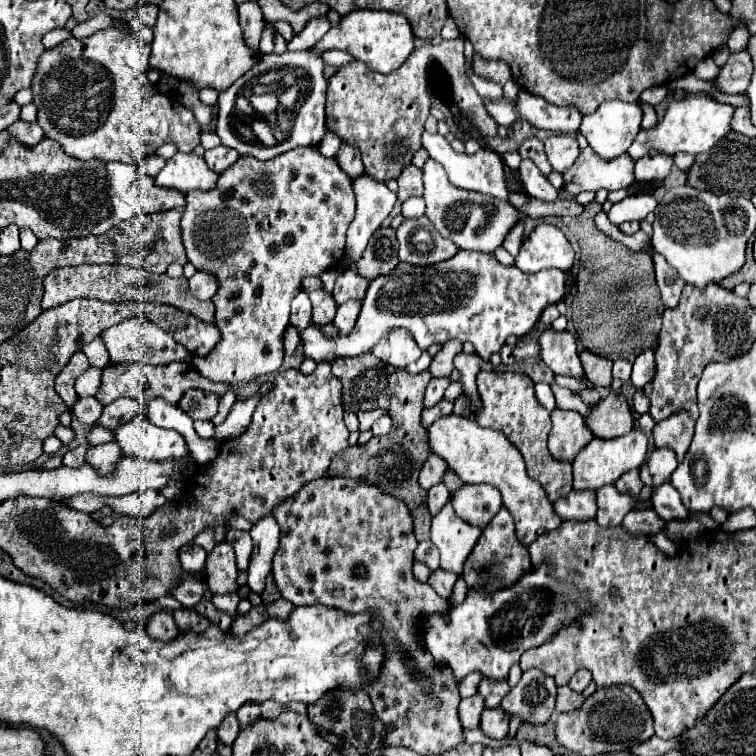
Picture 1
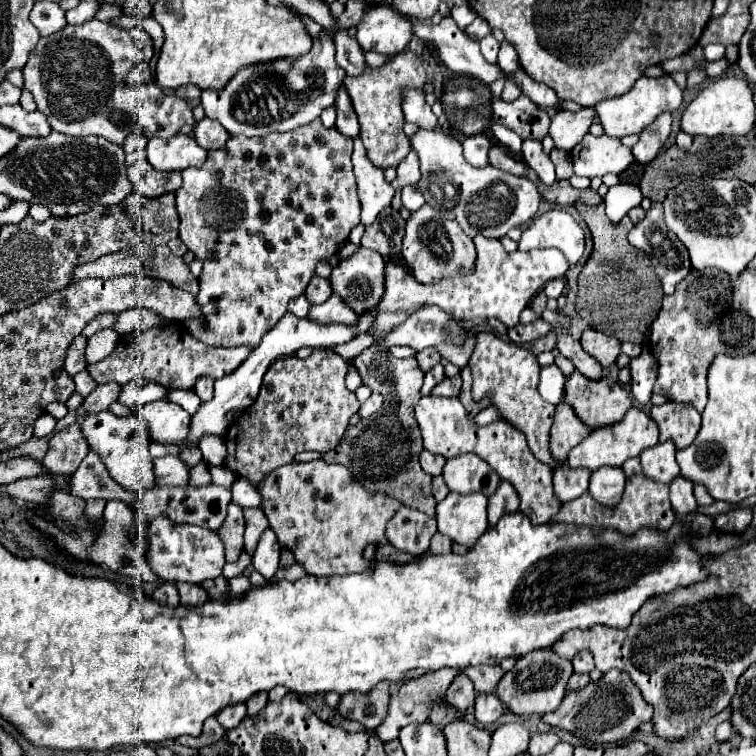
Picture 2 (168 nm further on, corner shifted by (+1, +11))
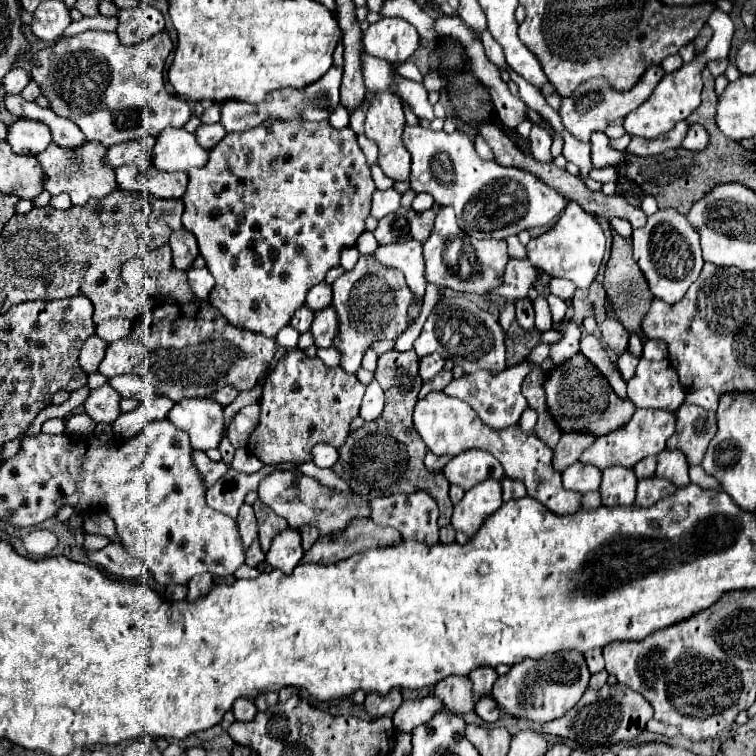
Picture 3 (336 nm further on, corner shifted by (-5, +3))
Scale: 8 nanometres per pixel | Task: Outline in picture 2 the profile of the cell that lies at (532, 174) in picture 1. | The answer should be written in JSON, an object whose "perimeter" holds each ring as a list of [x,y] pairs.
{"perimeter":[[[526,140],[522,144],[522,156],[524,162],[538,174],[538,178],[546,184],[552,186],[556,182],[554,176],[554,164],[550,162],[550,158],[542,152],[542,144],[536,144],[534,140]]]}

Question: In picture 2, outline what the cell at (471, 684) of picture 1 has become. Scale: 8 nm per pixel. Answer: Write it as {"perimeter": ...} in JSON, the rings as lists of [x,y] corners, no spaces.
{"perimeter":[[[444,668],[444,670],[440,670],[440,672],[430,672],[428,676],[422,676],[420,680],[412,680],[412,682],[404,684],[402,688],[394,690],[394,692],[392,692],[392,698],[390,698],[388,718],[384,720],[384,726],[380,726],[380,728],[376,730],[378,738],[380,738],[382,742],[392,742],[392,740],[398,738],[398,732],[400,732],[404,726],[424,722],[426,716],[428,716],[428,712],[430,712],[430,708],[432,708],[432,704],[434,704],[434,700],[436,700],[436,696],[442,696],[458,674],[462,674],[460,668]]]}

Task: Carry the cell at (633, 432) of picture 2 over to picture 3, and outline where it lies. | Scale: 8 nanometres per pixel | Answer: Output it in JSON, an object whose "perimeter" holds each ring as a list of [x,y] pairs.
{"perimeter":[[[652,408],[650,410],[636,410],[632,420],[626,426],[618,428],[616,432],[596,438],[596,442],[582,452],[580,462],[598,466],[600,470],[608,468],[608,466],[616,466],[616,464],[632,468],[642,458],[660,454],[666,446],[666,440],[674,434],[674,428],[676,428],[676,412],[672,412],[672,410],[652,410]]]}

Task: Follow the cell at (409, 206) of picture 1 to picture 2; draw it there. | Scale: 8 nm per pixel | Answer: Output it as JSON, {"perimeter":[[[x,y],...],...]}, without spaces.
{"perimeter":[[[404,188],[402,190],[402,204],[404,208],[408,208],[410,212],[418,210],[422,204],[425,204],[425,199],[416,188]]]}

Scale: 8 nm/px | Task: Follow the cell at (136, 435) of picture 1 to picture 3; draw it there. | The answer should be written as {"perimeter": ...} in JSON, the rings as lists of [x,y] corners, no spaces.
{"perimeter":[[[186,398],[174,404],[168,420],[190,436],[194,450],[218,448],[224,434],[224,406],[214,398]]]}

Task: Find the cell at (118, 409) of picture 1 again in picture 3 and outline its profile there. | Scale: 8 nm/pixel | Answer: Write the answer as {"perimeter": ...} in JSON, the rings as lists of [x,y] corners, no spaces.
{"perimeter":[[[104,384],[96,390],[90,390],[84,408],[96,422],[112,424],[120,416],[120,396],[110,384]]]}

